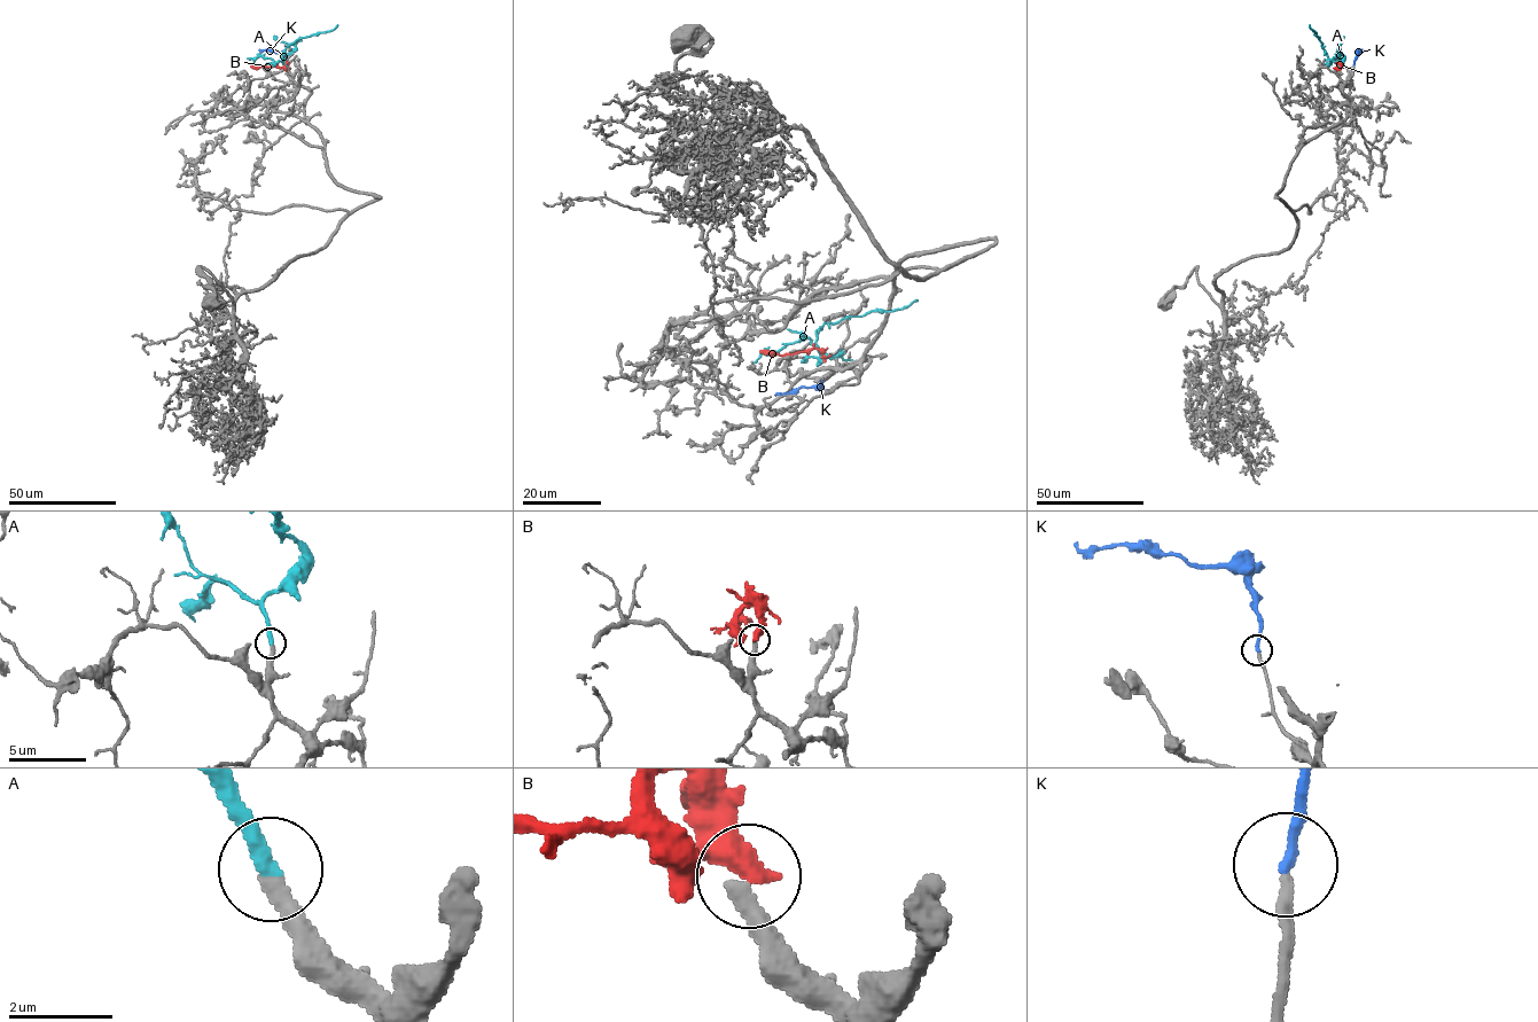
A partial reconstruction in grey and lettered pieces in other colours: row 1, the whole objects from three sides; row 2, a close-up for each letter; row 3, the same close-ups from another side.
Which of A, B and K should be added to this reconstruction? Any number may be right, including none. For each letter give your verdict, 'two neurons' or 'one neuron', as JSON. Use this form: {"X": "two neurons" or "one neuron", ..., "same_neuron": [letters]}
{"A": "one neuron", "B": "two neurons", "K": "one neuron", "same_neuron": ["A", "K"]}

